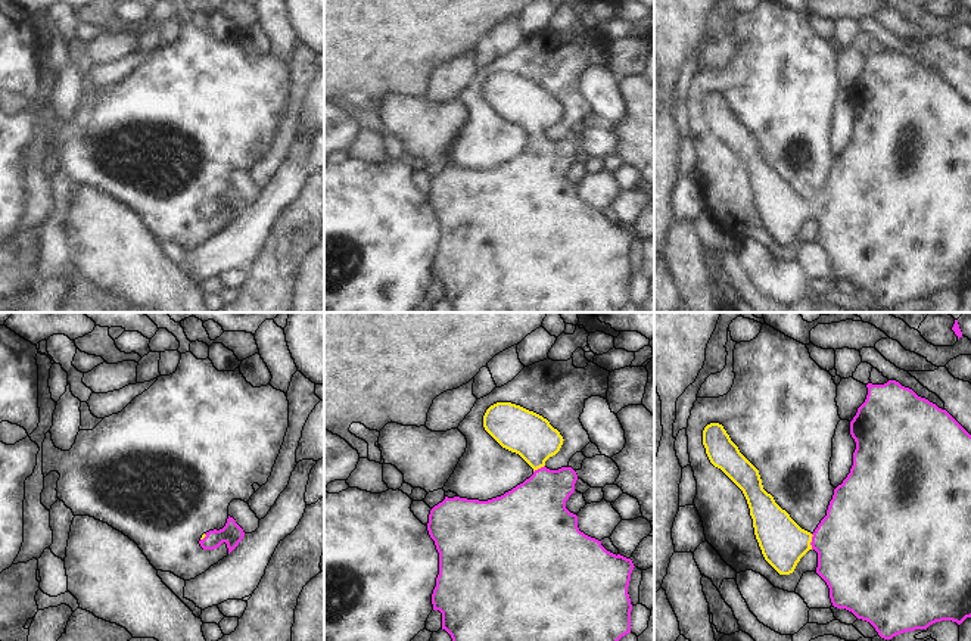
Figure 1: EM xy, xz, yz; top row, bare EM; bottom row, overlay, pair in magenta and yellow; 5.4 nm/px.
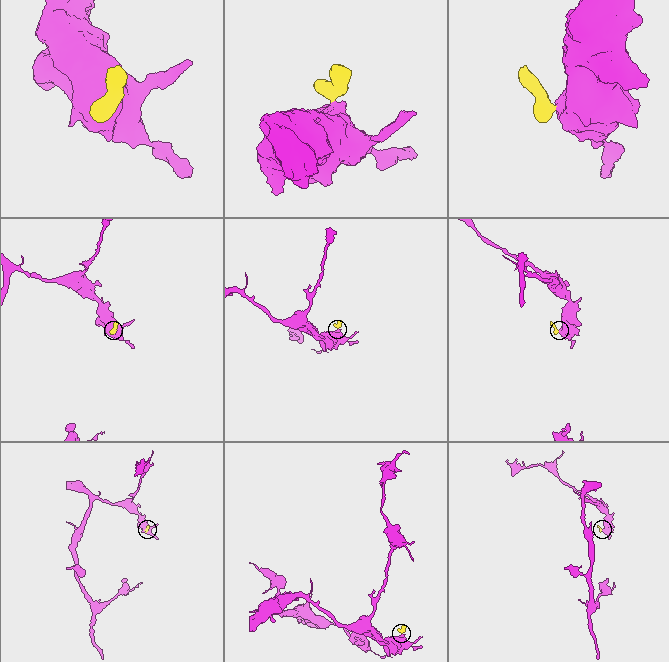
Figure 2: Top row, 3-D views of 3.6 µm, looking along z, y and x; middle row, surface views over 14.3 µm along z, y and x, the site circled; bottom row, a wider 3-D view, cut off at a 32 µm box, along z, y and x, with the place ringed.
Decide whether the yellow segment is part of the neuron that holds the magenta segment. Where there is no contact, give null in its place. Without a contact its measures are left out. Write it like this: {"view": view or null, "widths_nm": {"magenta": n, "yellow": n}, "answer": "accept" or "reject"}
{"view": "yz", "widths_nm": {"magenta": 460, "yellow": 260}, "answer": "accept"}

